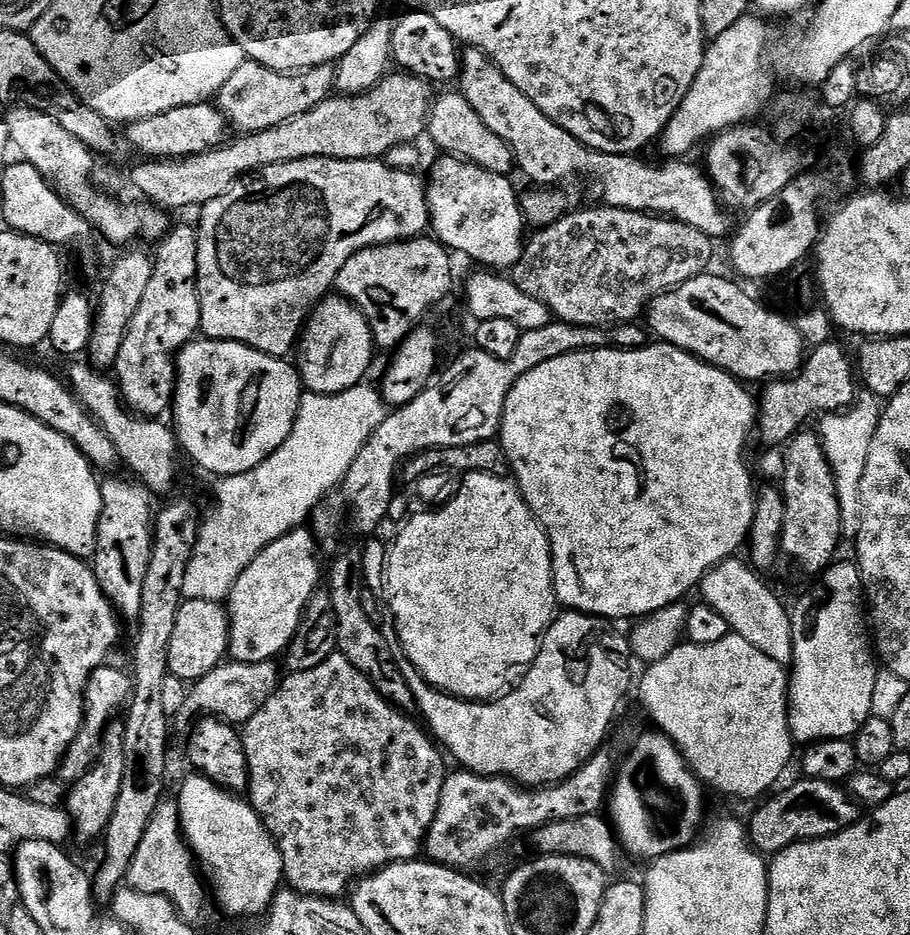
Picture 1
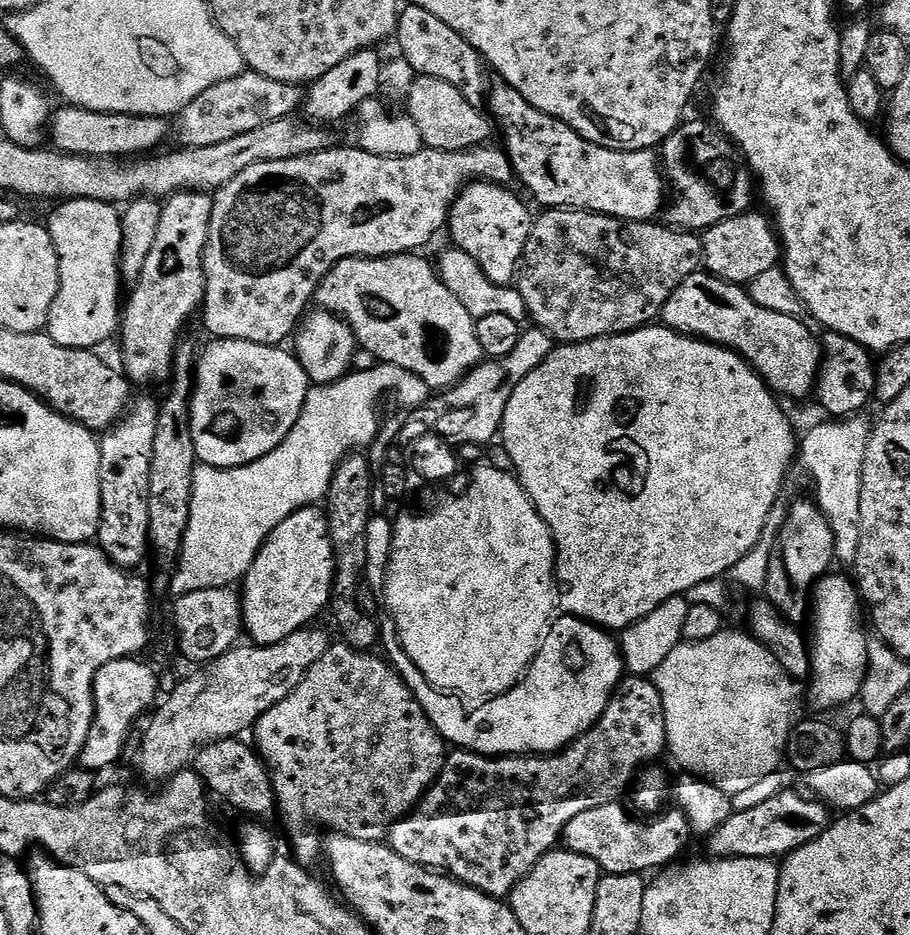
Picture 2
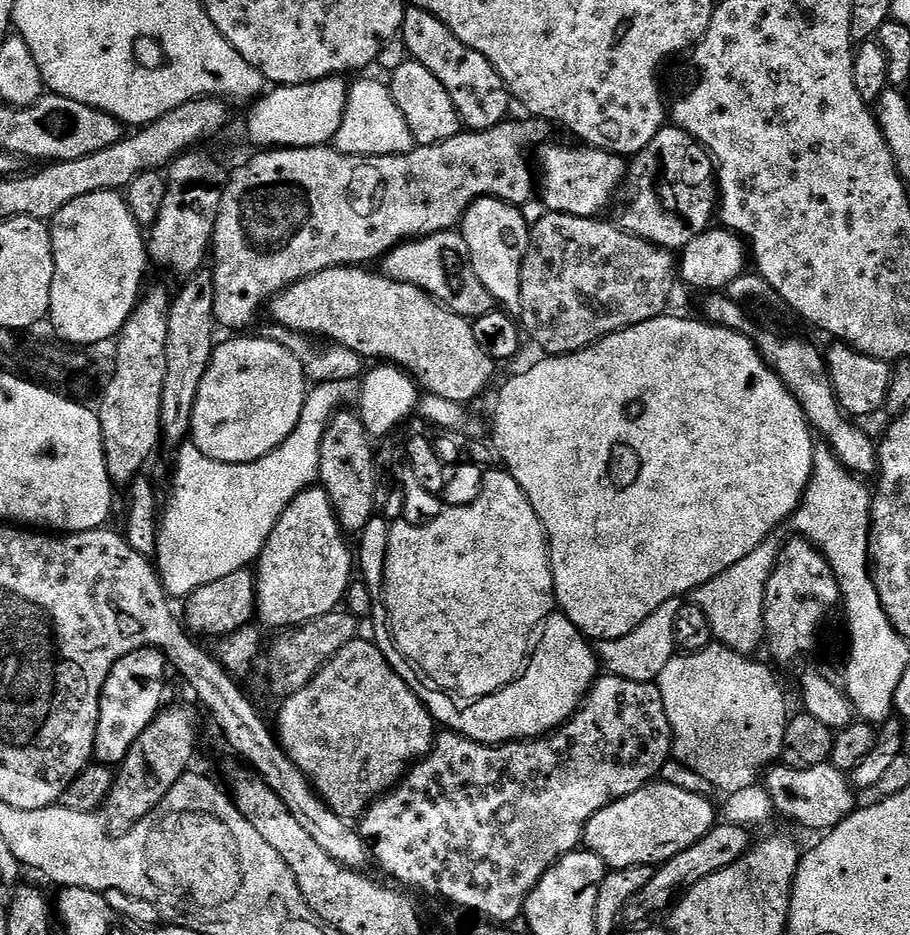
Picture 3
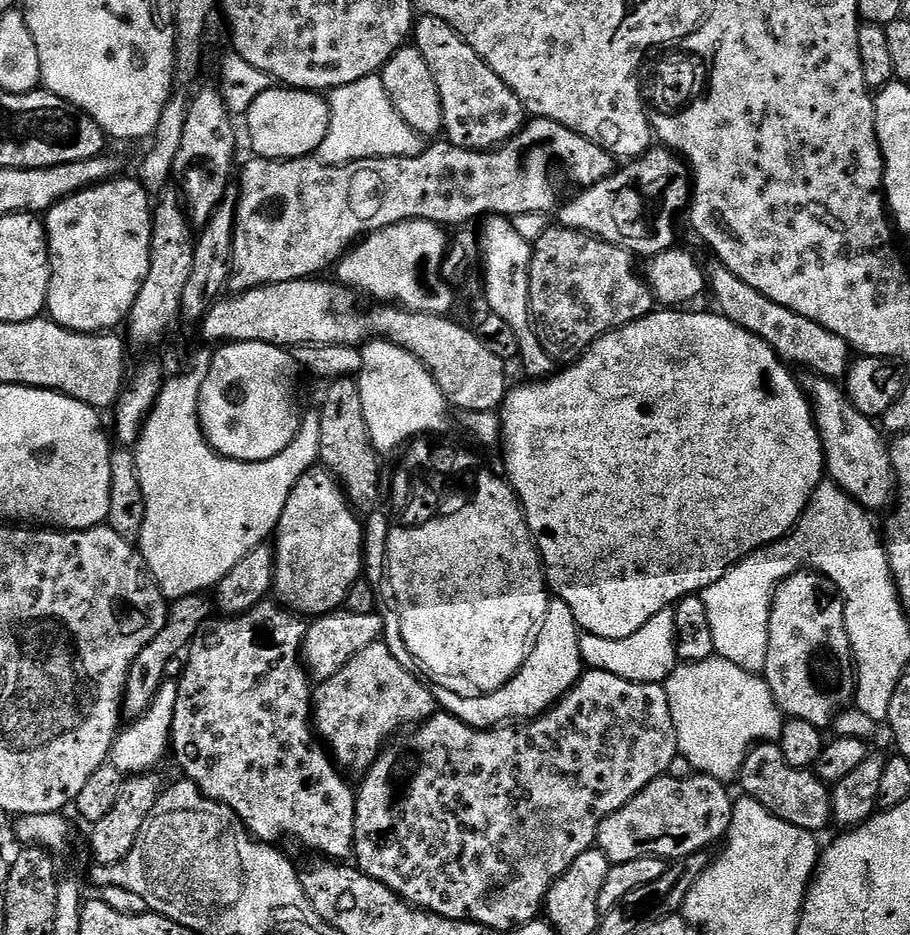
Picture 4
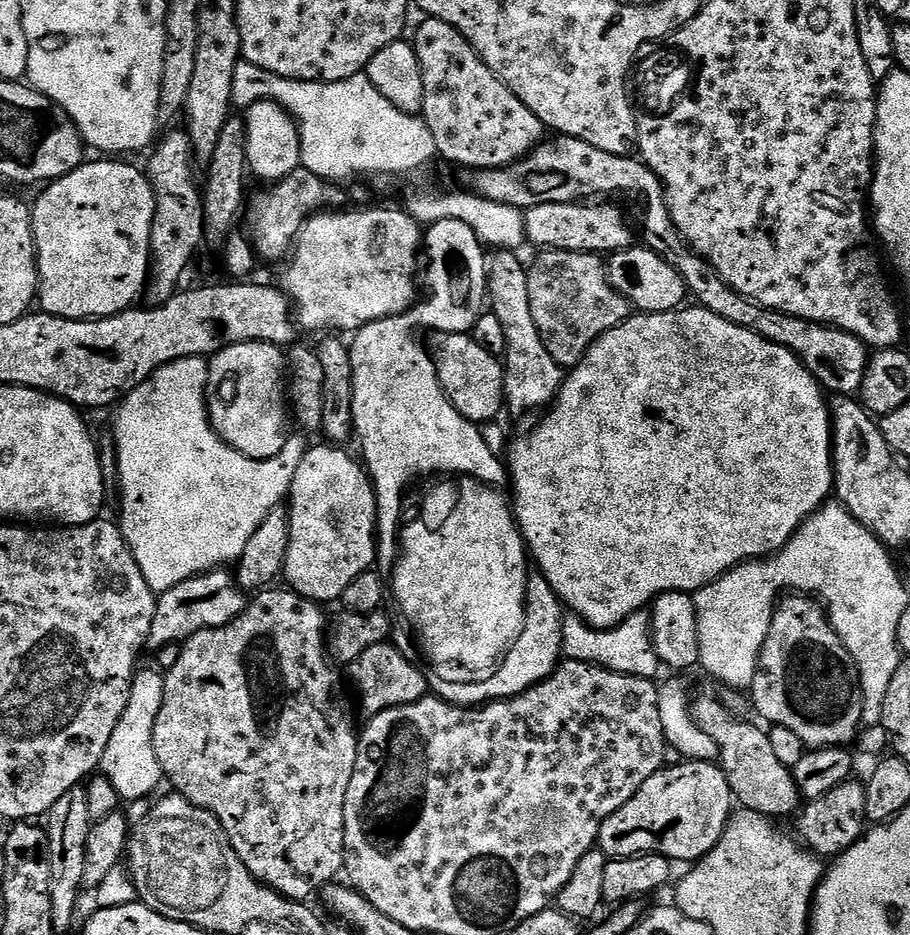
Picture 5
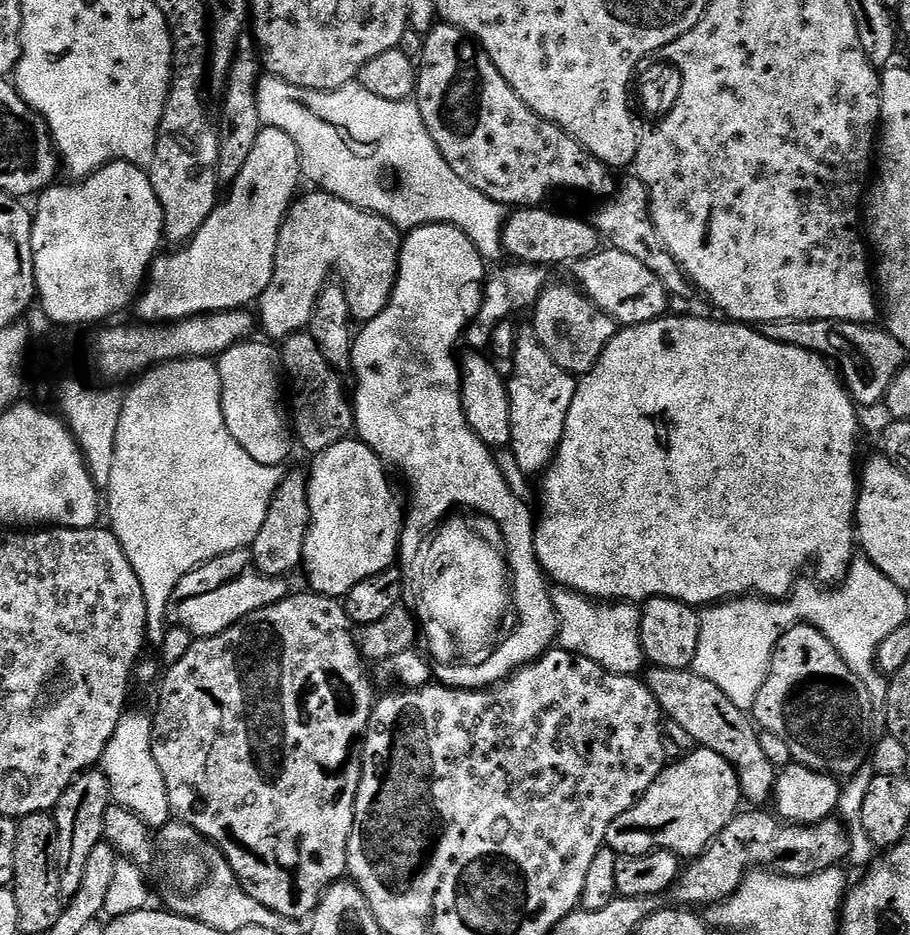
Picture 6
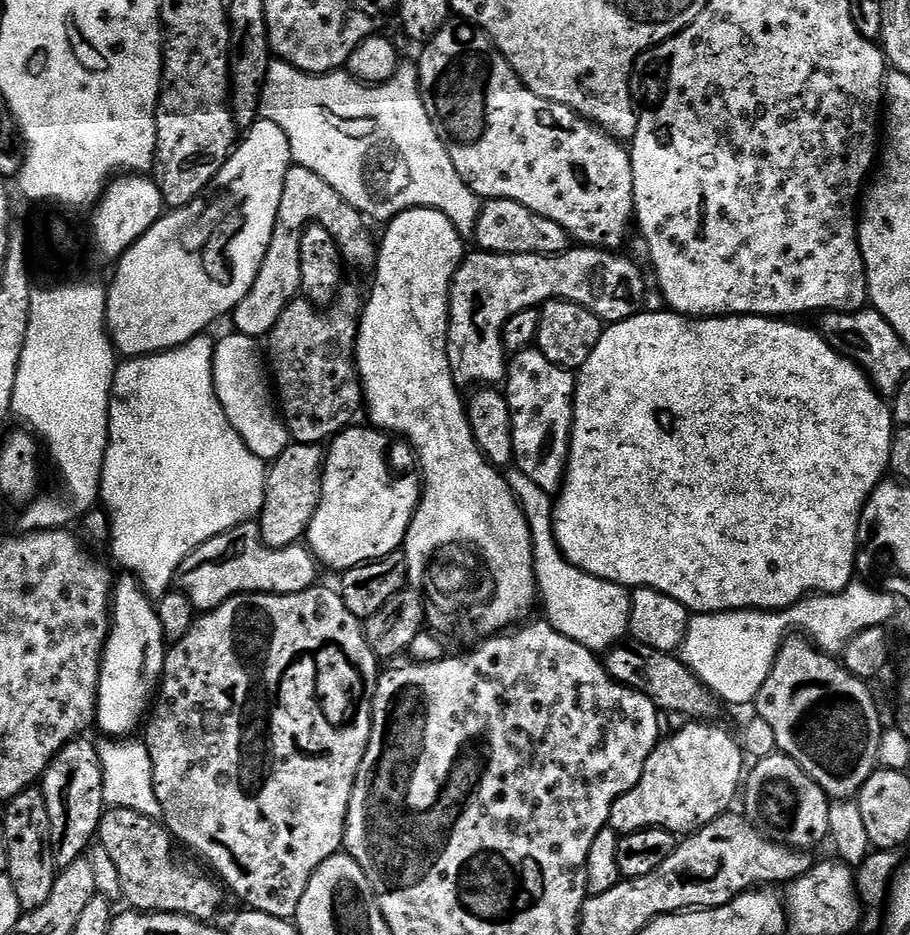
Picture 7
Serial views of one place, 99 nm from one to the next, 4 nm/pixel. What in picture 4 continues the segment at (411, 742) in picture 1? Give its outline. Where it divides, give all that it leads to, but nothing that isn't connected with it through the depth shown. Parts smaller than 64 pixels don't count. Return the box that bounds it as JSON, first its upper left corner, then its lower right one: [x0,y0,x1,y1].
[310,642,437,774]

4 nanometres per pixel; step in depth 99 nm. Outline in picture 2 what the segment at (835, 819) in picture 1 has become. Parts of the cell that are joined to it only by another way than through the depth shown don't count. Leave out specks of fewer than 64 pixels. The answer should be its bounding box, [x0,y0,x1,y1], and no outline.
[706,792,830,860]

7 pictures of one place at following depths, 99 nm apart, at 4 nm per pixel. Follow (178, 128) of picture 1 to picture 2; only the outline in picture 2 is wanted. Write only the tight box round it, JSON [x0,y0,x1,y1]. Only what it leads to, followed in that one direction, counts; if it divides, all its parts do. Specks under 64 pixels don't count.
[51,106,170,158]

